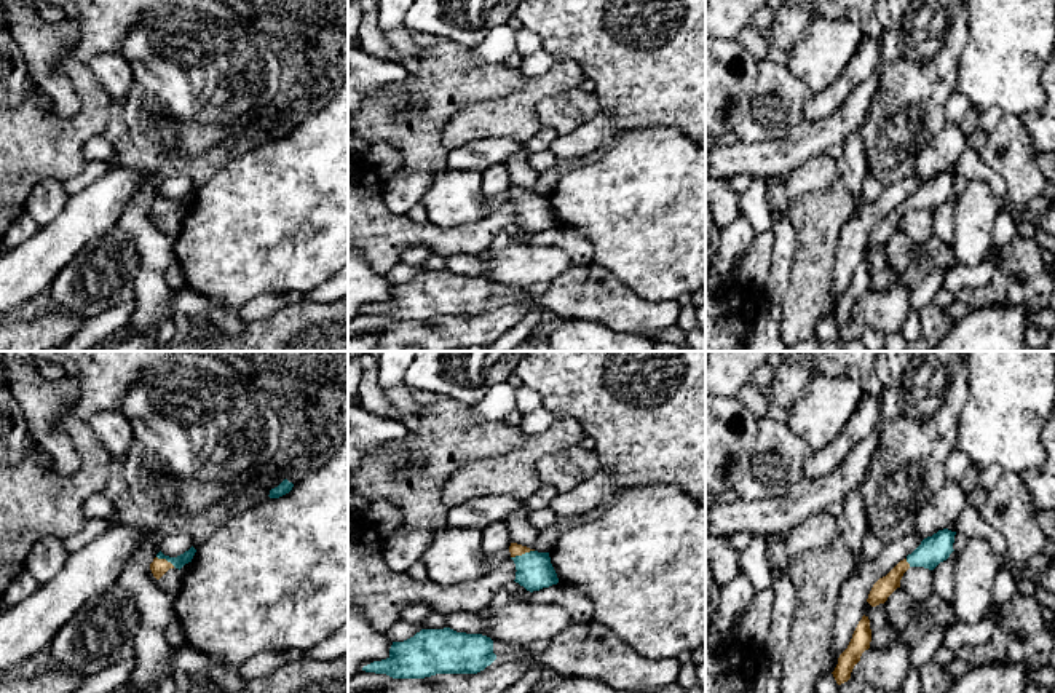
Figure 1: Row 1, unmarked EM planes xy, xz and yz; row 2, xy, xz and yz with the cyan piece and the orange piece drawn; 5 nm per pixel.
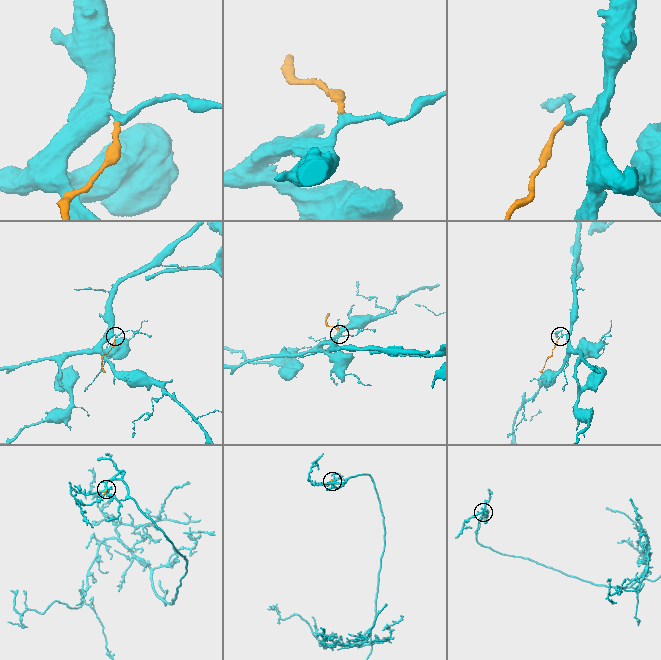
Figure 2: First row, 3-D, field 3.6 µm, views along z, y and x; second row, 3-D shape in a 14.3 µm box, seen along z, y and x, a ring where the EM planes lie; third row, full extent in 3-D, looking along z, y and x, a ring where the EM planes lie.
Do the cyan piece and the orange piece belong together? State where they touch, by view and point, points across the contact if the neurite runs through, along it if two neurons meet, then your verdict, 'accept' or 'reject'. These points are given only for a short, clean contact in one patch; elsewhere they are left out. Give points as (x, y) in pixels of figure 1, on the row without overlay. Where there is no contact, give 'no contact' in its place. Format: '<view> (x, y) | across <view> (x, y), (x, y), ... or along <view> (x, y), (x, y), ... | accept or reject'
xz (522, 197) | across xz (535, 213), (522, 197), (516, 192) | accept

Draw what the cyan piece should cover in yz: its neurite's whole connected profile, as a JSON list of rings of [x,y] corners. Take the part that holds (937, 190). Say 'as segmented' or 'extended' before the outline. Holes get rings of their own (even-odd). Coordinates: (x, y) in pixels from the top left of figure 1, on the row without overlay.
extended | [[[943,171],[934,176],[932,179],[924,180],[911,196],[908,196],[886,219],[879,220],[873,227],[867,244],[871,249],[884,246],[887,240],[897,230],[900,230],[900,222],[910,209],[924,209],[934,212],[940,204],[946,203],[954,193],[954,177],[956,174]]]

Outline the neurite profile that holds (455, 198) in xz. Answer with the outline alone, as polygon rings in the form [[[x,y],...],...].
[[[450,168],[434,174],[421,203],[428,209],[429,222],[442,230],[479,224],[496,204],[482,190],[482,171]]]

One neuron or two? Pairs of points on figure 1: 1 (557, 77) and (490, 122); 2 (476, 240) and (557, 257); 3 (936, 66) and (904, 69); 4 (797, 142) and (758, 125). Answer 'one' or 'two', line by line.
1: one
2: two
3: one
4: two

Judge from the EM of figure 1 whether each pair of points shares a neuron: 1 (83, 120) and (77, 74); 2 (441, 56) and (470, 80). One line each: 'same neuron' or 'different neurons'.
1: same neuron
2: same neuron

